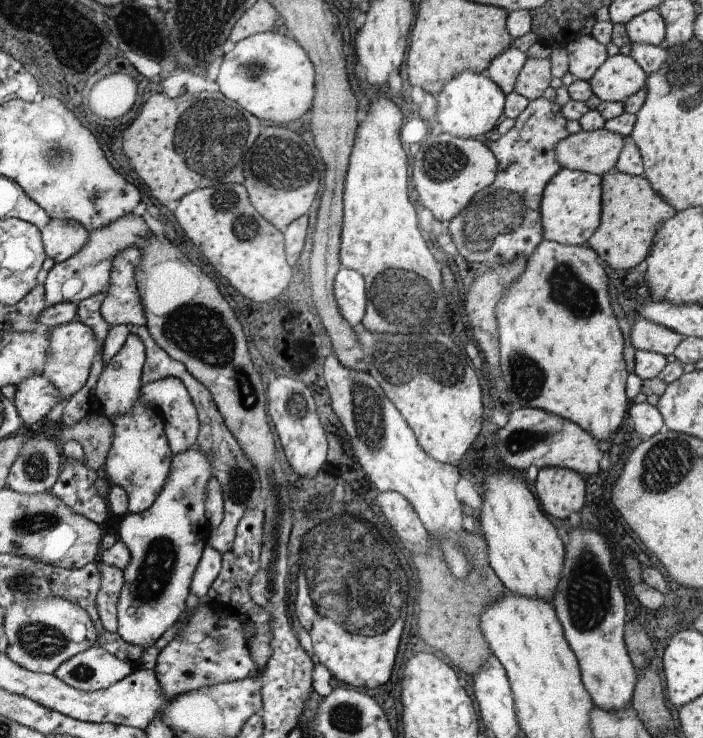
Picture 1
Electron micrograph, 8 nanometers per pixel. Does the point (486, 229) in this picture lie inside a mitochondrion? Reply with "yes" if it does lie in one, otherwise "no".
yes

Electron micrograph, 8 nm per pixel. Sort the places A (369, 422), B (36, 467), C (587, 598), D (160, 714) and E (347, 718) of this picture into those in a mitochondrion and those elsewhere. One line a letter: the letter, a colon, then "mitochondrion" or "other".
A: mitochondrion
B: mitochondrion
C: mitochondrion
D: other
E: mitochondrion

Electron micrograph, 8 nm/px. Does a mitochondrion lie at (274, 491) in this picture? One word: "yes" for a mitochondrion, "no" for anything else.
yes

